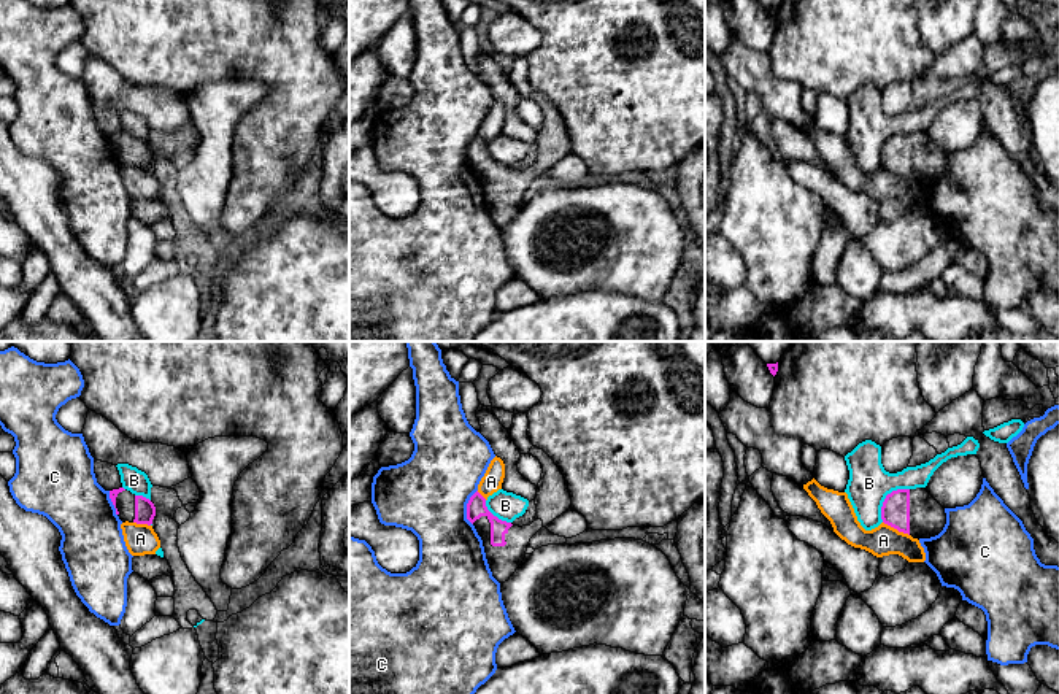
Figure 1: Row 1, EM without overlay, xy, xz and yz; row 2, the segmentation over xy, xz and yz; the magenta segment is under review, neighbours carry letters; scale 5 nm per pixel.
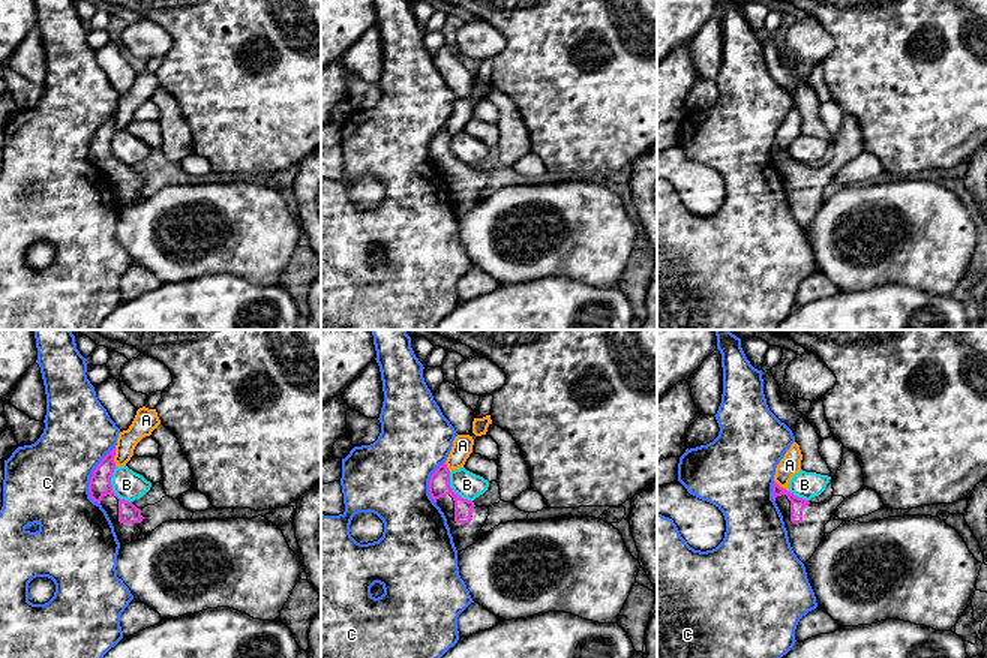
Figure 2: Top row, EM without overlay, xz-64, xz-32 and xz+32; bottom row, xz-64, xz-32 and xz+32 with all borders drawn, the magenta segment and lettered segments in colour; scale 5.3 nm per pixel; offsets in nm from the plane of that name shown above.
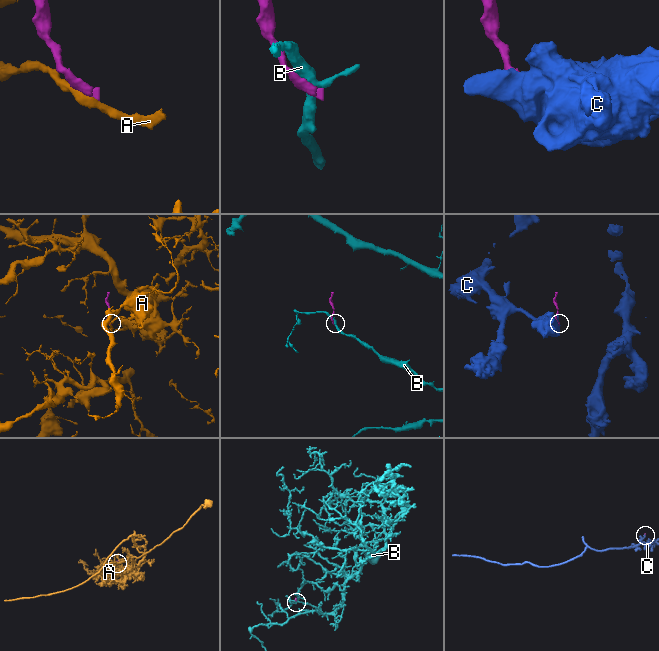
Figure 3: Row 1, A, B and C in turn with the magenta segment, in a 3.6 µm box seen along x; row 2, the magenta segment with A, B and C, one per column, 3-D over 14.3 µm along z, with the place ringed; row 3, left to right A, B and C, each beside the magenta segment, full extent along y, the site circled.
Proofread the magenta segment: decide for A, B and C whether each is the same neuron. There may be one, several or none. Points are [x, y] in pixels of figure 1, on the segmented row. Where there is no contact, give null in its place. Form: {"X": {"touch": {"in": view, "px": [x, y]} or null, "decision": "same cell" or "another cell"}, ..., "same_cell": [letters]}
{"A": {"touch": {"in": "yz", "px": [896, 528]}, "decision": "another cell"}, "B": {"touch": {"in": "yz", "px": [886, 497]}, "decision": "another cell"}, "C": {"touch": {"in": "xz", "px": [467, 507]}, "decision": "another cell"}, "same_cell": []}

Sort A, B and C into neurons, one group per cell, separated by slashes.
A / B / C

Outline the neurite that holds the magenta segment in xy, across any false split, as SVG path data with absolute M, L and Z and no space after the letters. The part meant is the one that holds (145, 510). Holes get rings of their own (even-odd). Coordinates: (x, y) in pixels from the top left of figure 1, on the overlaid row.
M124 488L110 491L110 499L122 522L152 524L156 507L149 499L135 495Z

